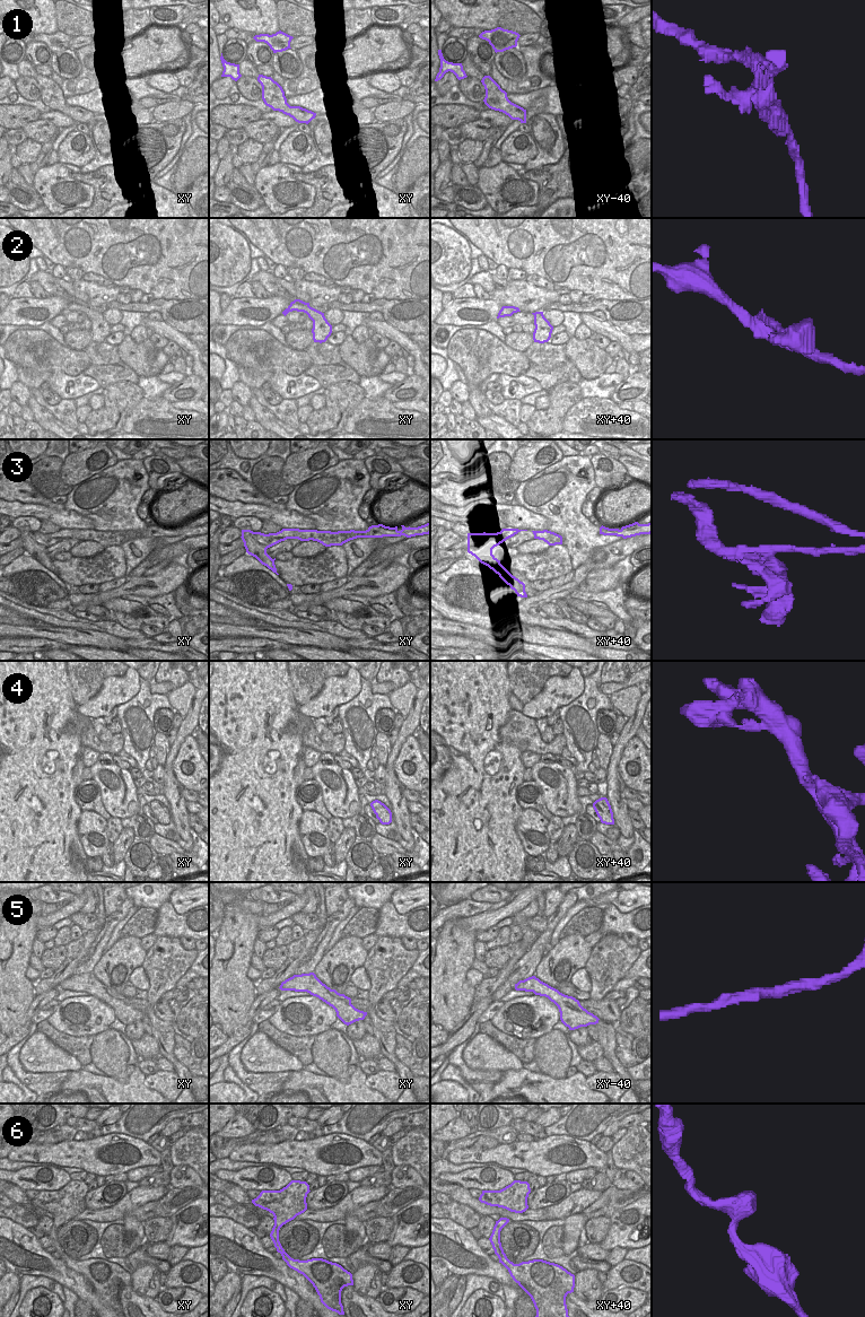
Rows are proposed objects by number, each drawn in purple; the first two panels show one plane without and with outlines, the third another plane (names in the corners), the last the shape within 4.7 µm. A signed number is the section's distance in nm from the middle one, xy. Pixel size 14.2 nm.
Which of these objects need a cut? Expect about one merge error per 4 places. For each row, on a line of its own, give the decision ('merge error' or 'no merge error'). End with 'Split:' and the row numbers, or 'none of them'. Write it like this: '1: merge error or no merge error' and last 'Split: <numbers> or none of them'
1: no merge error
2: no merge error
3: merge error
4: merge error
5: no merge error
6: no merge error
Split: 3, 4

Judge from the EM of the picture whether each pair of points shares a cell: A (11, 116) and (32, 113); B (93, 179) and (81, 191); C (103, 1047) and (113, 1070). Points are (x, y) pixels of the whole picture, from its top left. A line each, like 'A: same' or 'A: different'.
A: same
B: different
C: same

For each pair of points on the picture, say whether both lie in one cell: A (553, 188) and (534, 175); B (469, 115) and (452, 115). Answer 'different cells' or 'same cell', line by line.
A: same cell
B: same cell

